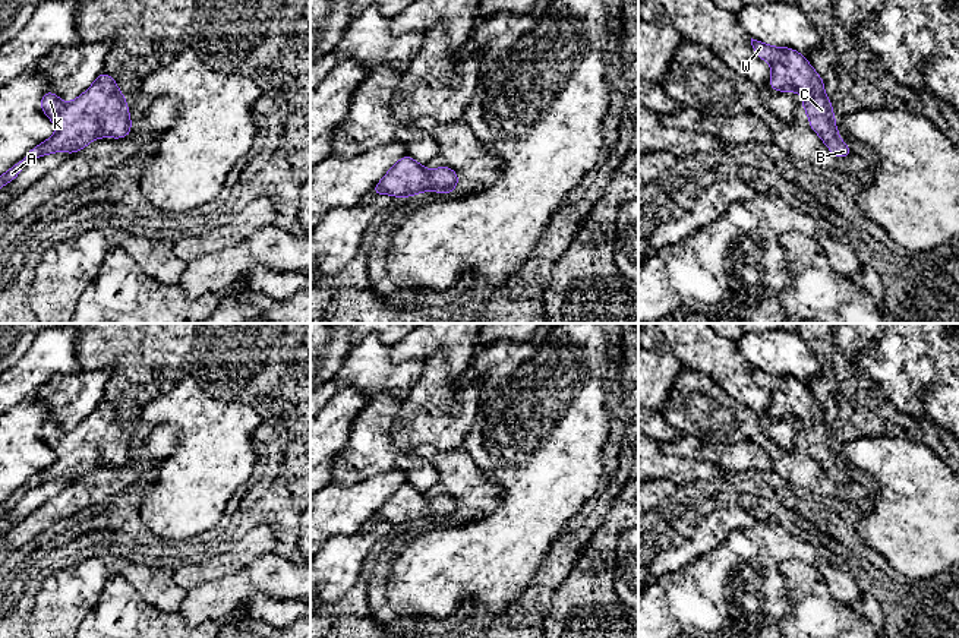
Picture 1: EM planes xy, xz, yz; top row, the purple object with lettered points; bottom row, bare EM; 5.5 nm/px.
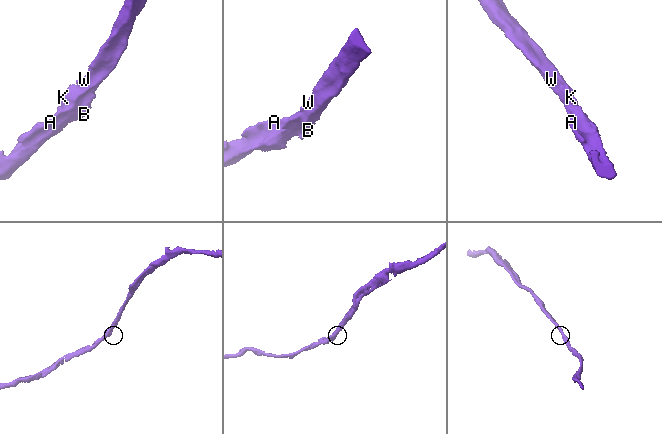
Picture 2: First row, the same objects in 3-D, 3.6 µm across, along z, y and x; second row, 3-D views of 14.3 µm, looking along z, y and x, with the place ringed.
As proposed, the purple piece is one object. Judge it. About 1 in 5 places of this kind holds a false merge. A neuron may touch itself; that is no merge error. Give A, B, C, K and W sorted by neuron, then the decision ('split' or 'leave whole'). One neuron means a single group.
groups A B C K W; leave whole

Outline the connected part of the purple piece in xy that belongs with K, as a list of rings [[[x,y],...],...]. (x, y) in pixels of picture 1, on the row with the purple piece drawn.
[[[104,72],[72,102],[63,102],[53,91],[47,91],[40,107],[56,124],[56,133],[1,174],[0,189],[38,157],[60,151],[72,155],[97,138],[123,139],[132,132],[126,95],[119,91],[114,78]]]

